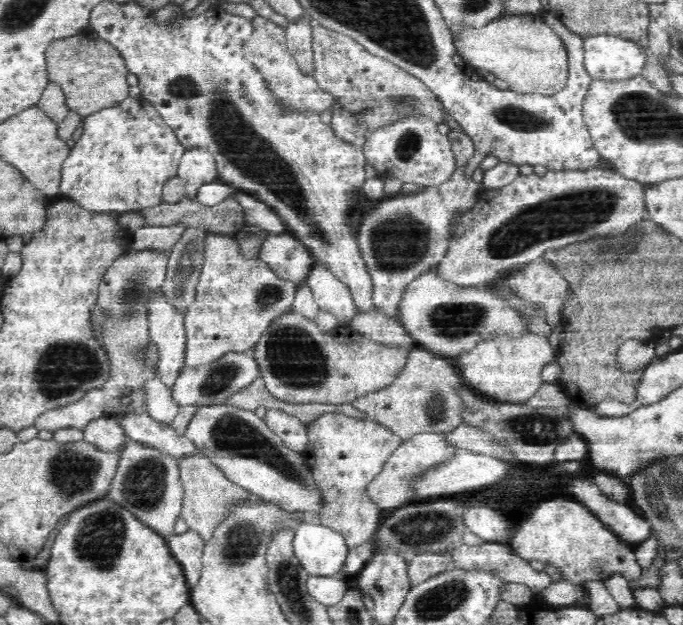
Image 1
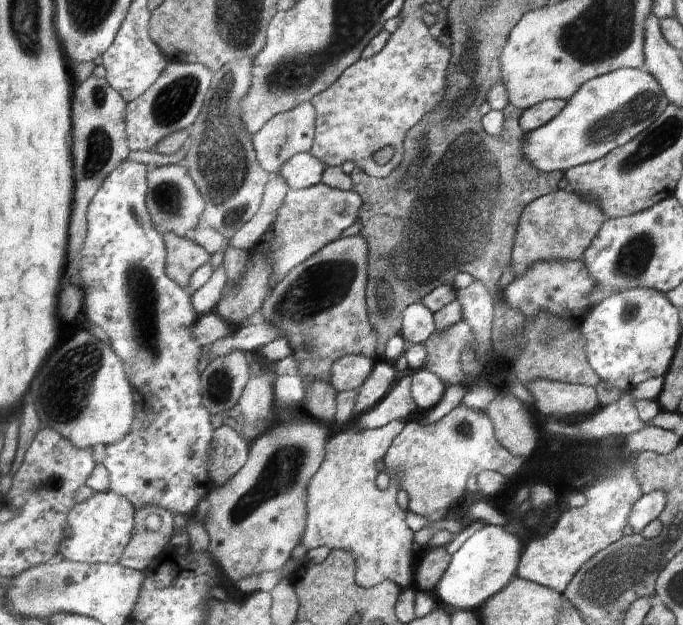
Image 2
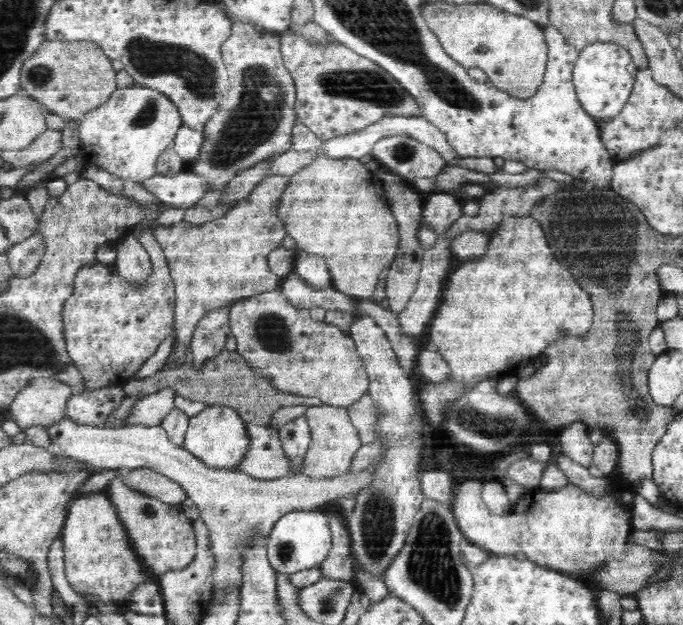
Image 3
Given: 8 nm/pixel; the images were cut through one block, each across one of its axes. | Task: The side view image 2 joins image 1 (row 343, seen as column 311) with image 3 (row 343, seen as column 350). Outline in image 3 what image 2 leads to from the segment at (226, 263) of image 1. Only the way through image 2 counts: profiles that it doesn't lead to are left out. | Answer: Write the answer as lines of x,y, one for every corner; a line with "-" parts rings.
228,306
216,308
202,316
202,320
195,326
190,344
194,367
200,370
205,360
228,348
226,339
230,334

